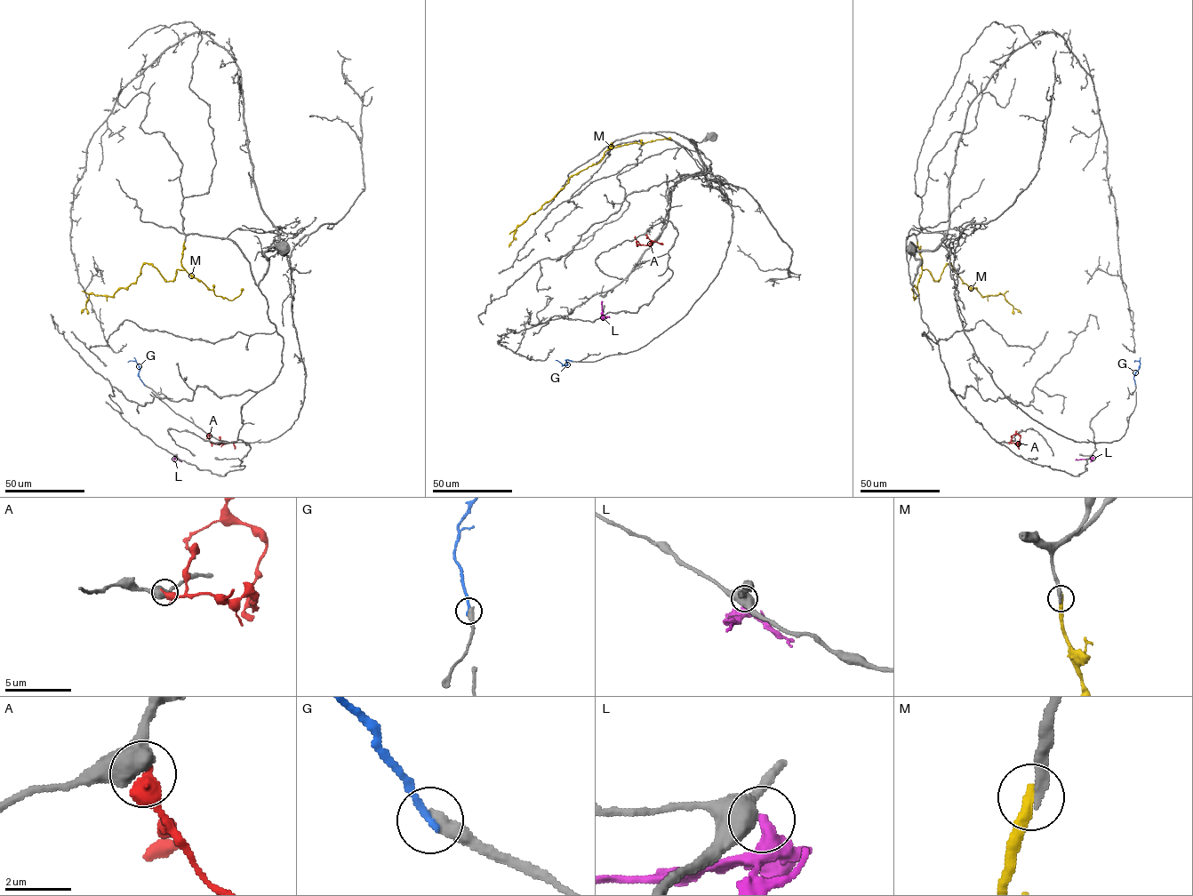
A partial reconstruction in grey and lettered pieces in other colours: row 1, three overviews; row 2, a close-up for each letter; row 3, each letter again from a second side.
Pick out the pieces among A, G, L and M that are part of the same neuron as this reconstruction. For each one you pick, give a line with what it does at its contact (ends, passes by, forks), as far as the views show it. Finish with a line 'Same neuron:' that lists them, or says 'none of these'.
M: it ends
Same neuron: M

